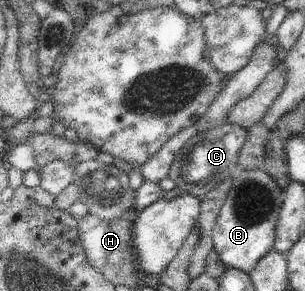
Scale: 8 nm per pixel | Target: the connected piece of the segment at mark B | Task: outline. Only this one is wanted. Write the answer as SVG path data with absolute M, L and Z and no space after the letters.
M262 168L237 171L213 230L213 249L224 265L248 275L254 271L258 261L275 245L275 228L283 202L284 192Z

